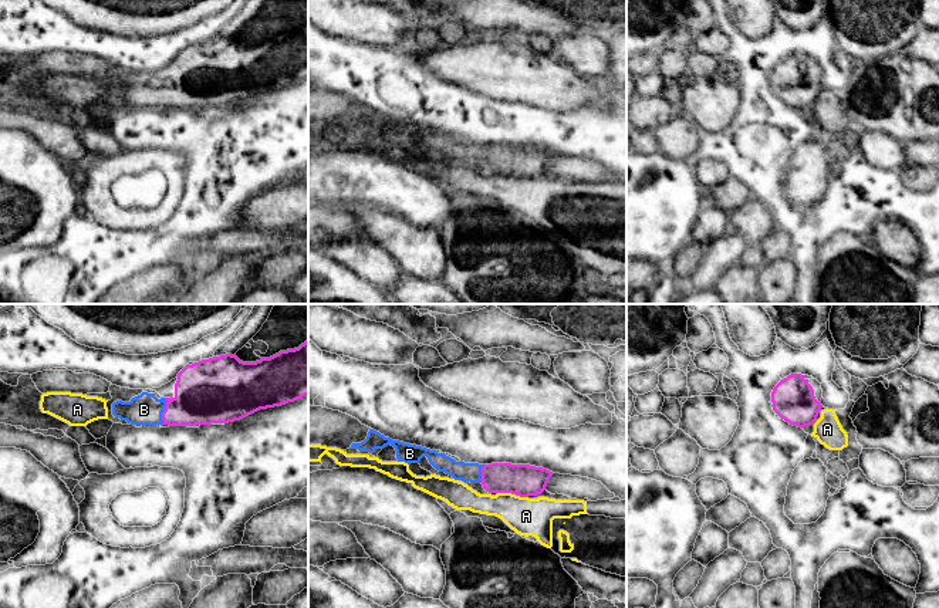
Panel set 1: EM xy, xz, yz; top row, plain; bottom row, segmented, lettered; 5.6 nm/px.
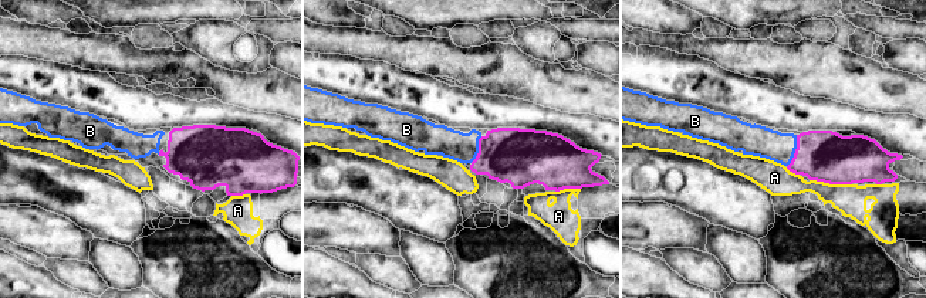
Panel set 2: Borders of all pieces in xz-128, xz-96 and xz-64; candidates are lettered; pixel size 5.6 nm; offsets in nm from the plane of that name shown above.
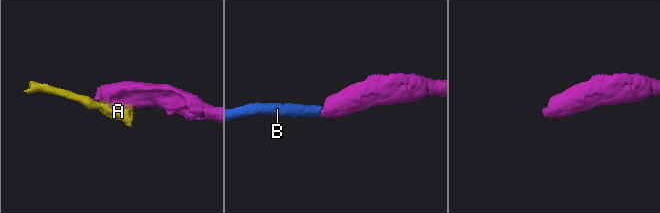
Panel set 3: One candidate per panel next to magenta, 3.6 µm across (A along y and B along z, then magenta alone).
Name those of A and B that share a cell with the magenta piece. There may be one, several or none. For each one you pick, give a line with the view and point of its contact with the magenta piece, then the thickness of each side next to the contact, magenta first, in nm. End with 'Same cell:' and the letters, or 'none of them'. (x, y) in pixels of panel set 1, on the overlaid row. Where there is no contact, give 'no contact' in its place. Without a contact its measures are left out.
B: contact xy (164, 411); calibres 340 and 180 nm
Same cell: B

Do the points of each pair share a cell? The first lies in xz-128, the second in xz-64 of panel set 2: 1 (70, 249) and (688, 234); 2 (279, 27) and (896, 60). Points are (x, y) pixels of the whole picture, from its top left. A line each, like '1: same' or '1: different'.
1: same
2: different

